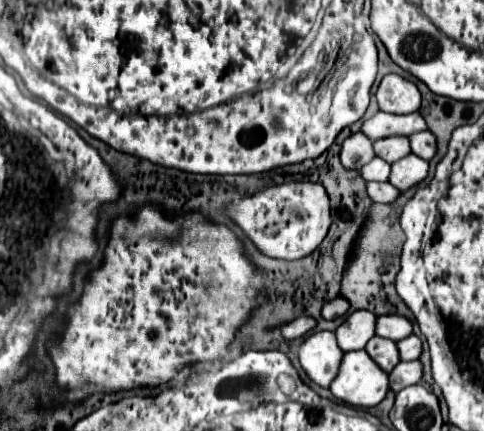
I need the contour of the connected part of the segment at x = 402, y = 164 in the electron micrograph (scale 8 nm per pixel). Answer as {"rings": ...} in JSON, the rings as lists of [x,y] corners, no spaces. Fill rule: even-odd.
{"rings":[[[414,153],[398,159],[392,163],[392,171],[390,171],[390,183],[400,189],[406,191],[412,185],[416,185],[418,181],[422,181],[428,175],[428,163],[422,161],[420,157],[416,157]]]}

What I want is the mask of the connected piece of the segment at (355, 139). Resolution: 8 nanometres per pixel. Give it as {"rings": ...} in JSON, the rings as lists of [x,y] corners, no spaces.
{"rings":[[[354,133],[346,137],[340,149],[340,159],[346,169],[360,169],[370,159],[374,159],[372,141],[364,133]]]}

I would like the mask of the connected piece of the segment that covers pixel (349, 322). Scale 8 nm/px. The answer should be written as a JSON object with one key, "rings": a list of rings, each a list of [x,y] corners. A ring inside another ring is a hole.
{"rings":[[[354,311],[338,329],[336,339],[342,351],[364,349],[368,339],[374,335],[376,315],[370,311]]]}

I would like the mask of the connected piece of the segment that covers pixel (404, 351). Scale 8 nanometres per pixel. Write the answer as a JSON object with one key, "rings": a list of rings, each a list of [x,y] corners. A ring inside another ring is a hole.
{"rings":[[[408,335],[408,337],[400,339],[396,345],[400,351],[400,361],[414,361],[422,353],[422,343],[416,335]]]}

